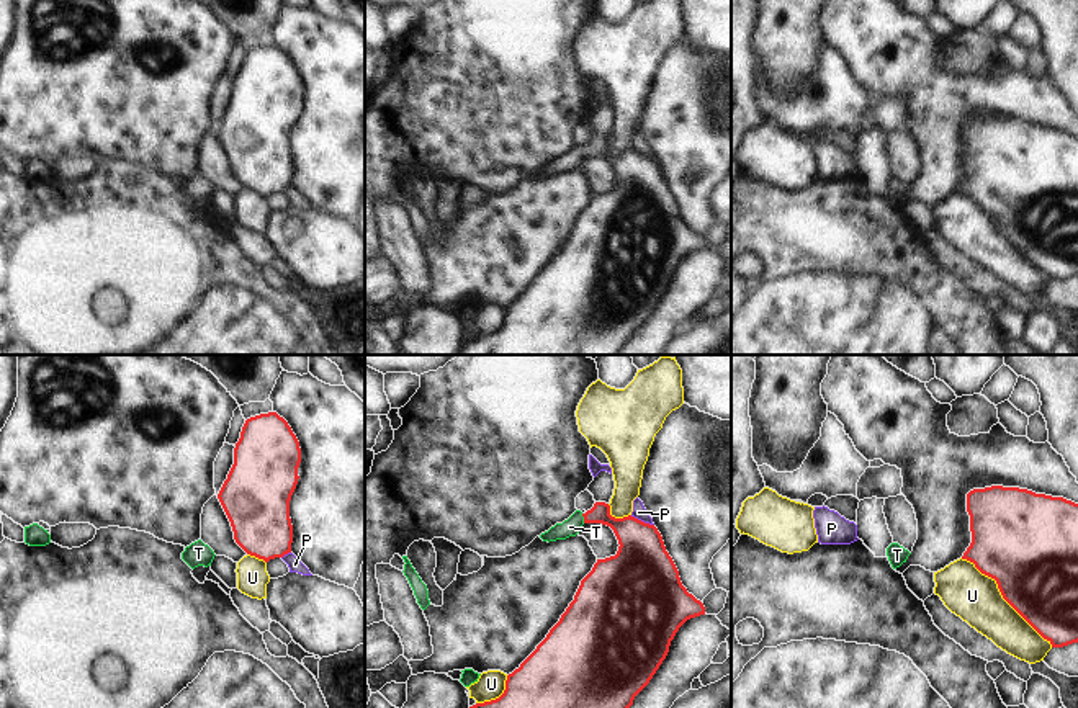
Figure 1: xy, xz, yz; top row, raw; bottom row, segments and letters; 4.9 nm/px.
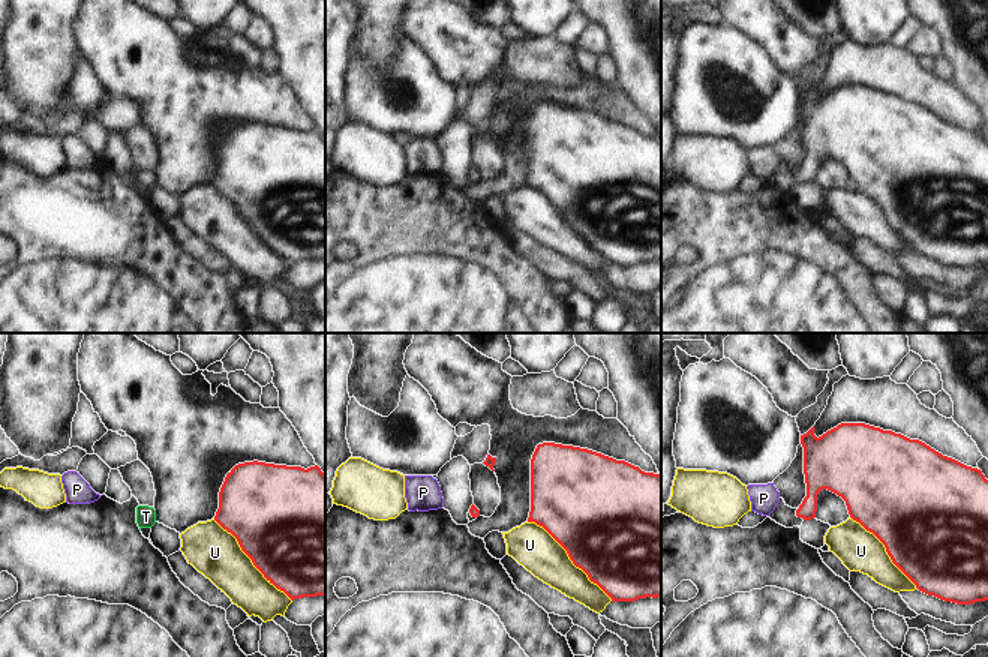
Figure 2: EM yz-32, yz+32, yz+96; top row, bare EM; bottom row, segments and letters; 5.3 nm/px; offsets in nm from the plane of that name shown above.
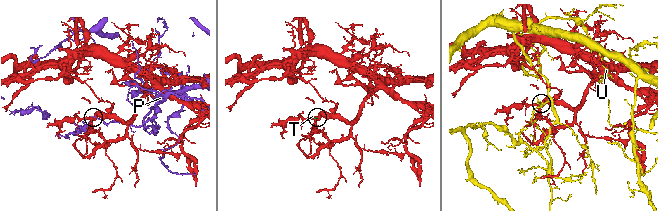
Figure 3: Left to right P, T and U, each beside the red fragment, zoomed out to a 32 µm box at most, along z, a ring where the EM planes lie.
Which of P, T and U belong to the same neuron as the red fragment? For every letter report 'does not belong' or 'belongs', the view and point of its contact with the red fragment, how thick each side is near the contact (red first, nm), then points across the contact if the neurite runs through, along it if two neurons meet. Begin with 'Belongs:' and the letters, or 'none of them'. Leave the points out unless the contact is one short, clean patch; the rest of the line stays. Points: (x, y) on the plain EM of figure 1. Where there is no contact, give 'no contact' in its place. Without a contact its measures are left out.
Belongs: T
P: does not belong; meets red in xz at (640, 154); 320 nm thick on the red side, 70 nm on the other
T: belongs; meets red in xz at (584, 152); 160 nm thick on the red side, 90 nm on the other; runs through xz (632, 167), (604, 151), (584, 152), (570, 161)
U: does not belong; meets red in yz at (1003, 231); 440 nm thick on the red side, 240 nm on the other

